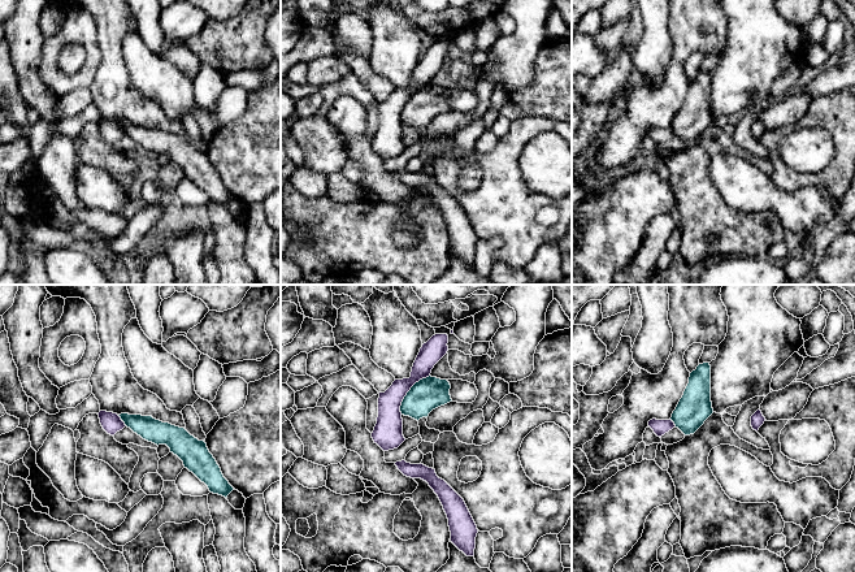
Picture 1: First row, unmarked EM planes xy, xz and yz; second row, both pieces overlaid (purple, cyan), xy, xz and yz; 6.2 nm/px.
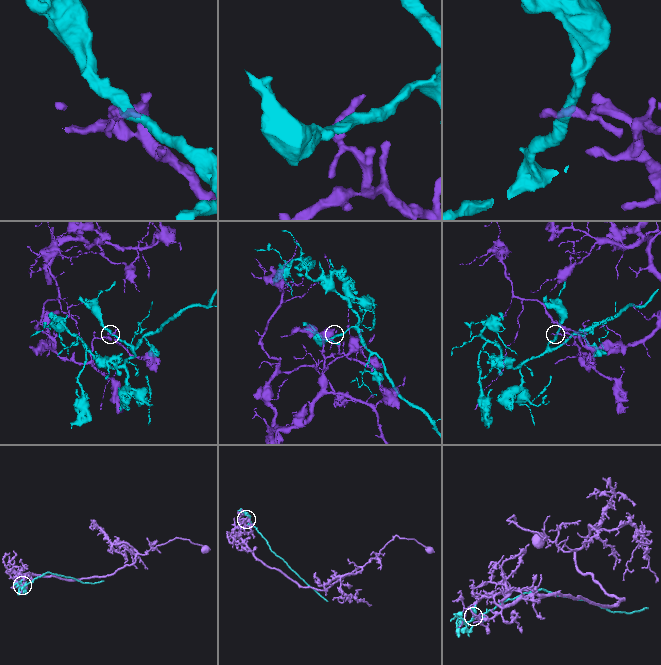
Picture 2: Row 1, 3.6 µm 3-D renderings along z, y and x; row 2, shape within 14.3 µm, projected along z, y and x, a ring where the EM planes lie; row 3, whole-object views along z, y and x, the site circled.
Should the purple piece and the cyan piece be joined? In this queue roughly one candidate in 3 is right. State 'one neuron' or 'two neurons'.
two neurons

